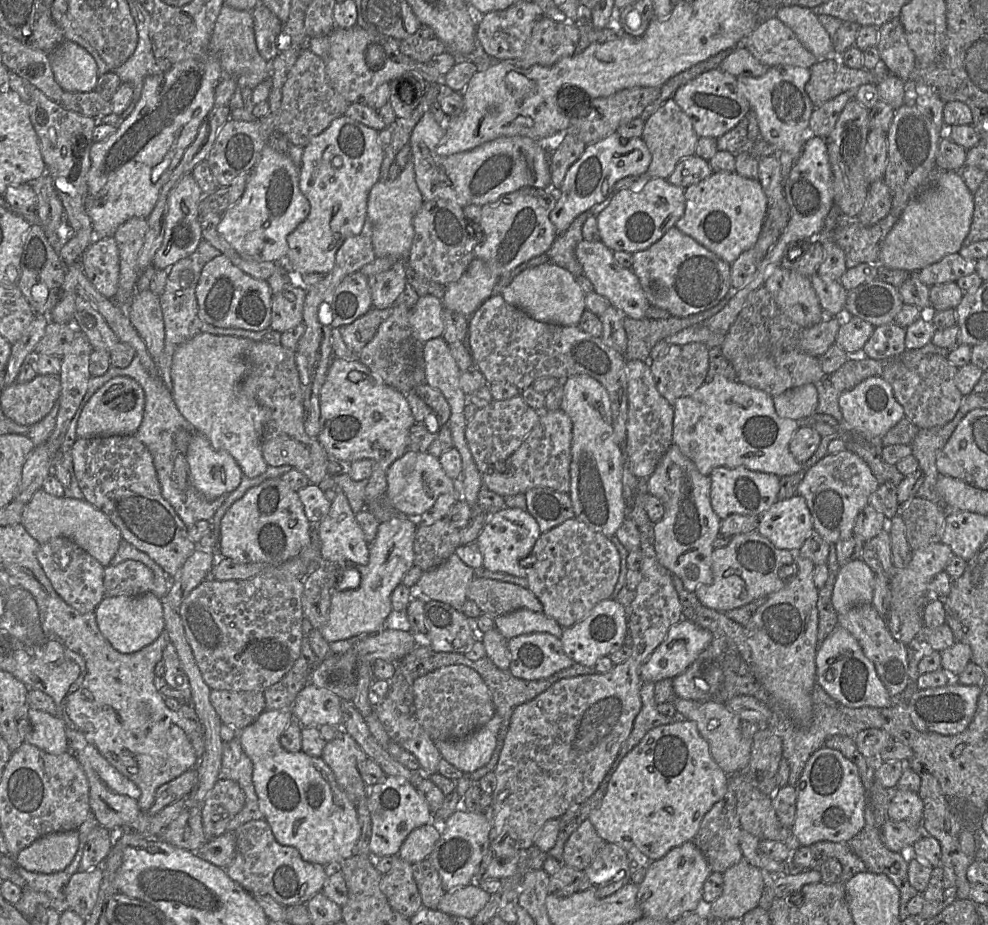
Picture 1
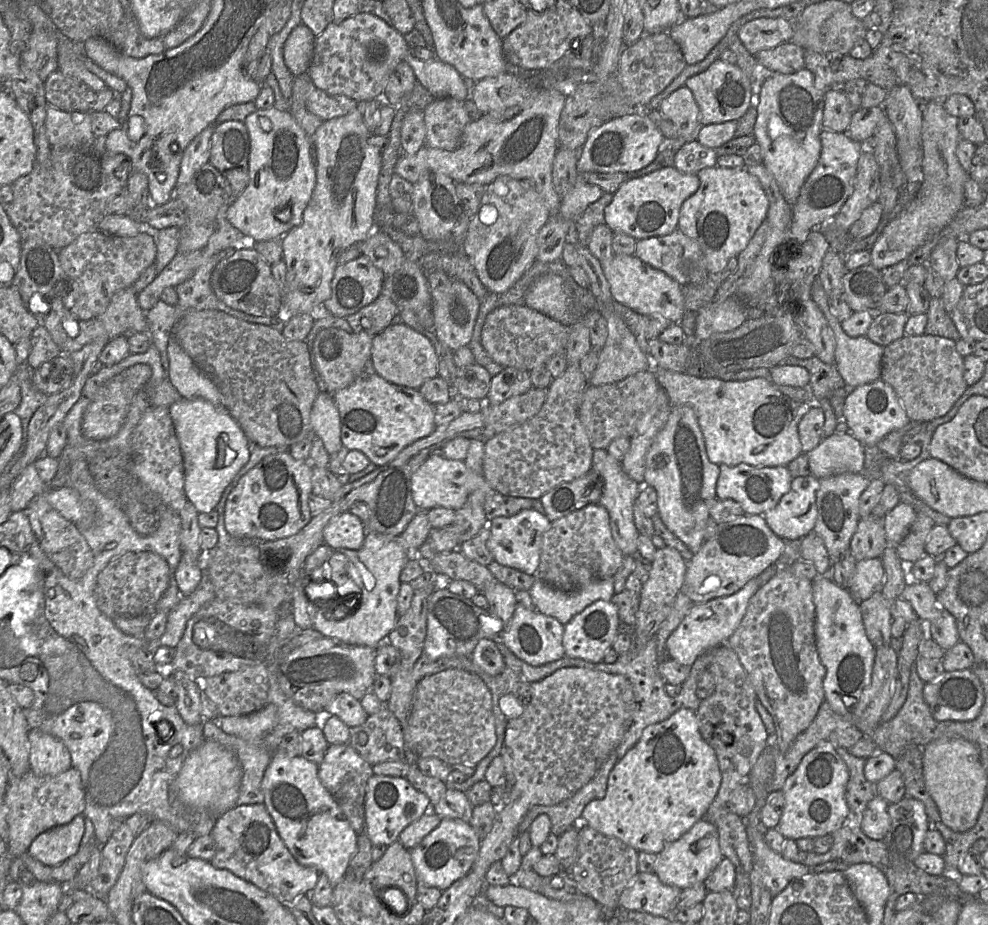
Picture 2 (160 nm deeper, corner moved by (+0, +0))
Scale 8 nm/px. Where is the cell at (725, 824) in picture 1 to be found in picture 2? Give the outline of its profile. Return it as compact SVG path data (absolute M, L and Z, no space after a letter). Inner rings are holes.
M727 643L718 646L712 651L708 671L714 678L715 690L711 696L700 701L699 707L695 712L701 736L714 749L722 776L719 791L705 815L706 819L712 820L715 811L721 811L728 807L728 800L731 793L742 783L747 782L753 765L770 741L770 735L756 710L755 703L757 695L749 676L740 663L737 654Z

